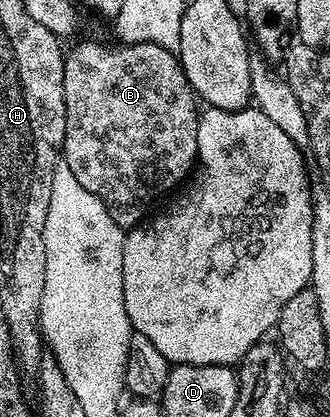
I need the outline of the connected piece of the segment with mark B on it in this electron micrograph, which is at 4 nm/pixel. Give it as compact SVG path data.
M78 43L67 50L64 55L64 109L66 110L66 128L62 142L61 158L72 169L72 174L88 193L100 197L100 201L108 209L112 221L124 229L139 226L147 218L146 210L153 205L154 199L161 197L165 191L170 191L186 174L193 172L198 158L198 117L200 114L200 100L194 93L193 85L182 68L182 60L173 50L162 48L150 43L128 43L118 47L104 47L100 43Z

